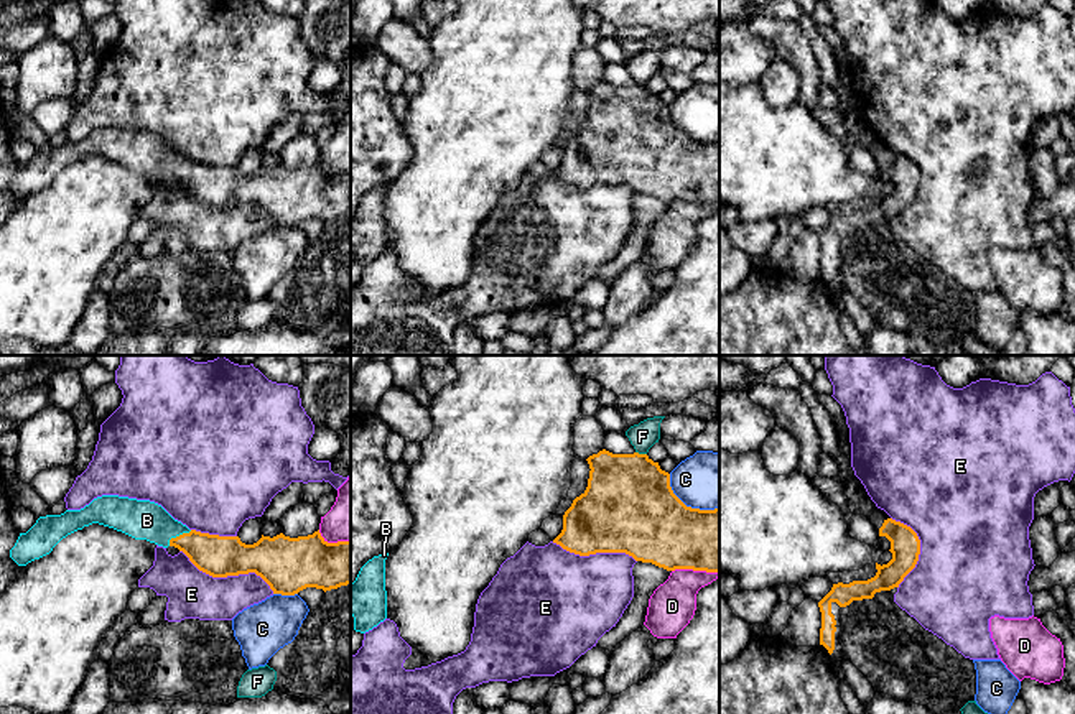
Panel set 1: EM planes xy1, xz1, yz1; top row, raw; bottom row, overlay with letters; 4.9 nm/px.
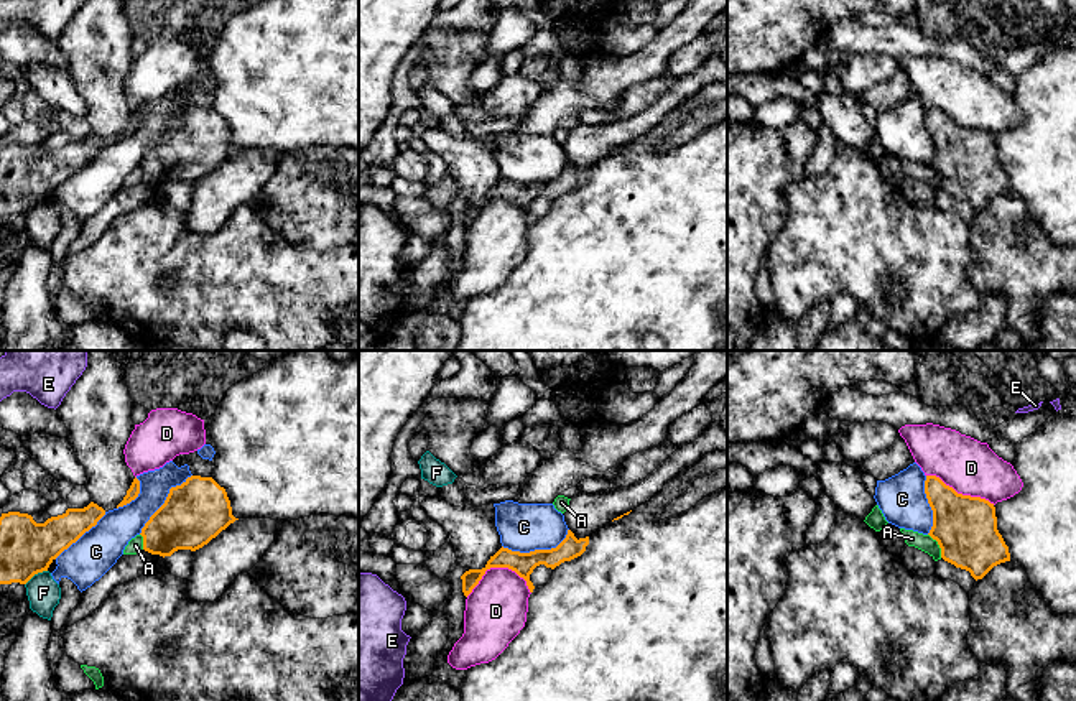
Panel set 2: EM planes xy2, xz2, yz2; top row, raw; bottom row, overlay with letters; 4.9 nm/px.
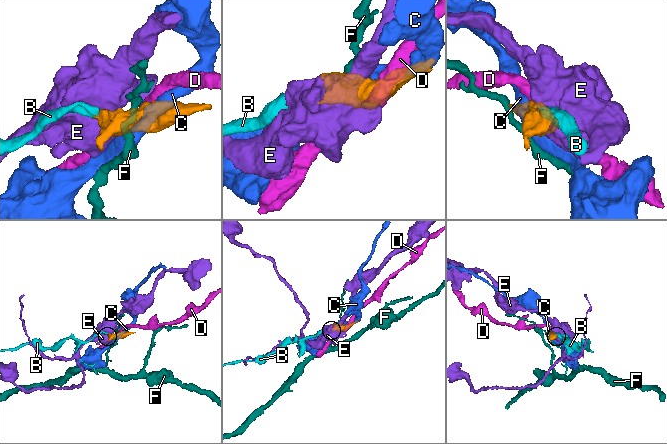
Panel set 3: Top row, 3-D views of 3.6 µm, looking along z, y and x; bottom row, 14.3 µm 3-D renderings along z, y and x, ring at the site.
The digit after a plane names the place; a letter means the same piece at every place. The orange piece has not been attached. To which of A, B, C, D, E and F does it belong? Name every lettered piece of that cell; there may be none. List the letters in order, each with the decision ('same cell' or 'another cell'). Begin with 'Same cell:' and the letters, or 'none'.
Same cell: B
A: another cell
B: same cell
C: another cell
D: another cell
E: another cell
F: another cell

